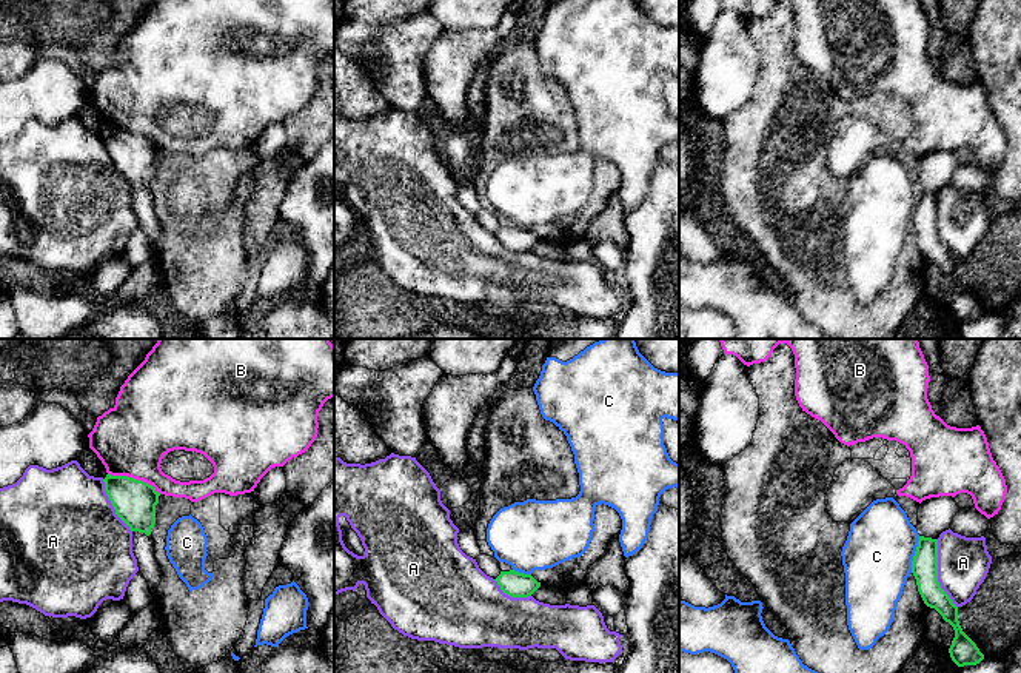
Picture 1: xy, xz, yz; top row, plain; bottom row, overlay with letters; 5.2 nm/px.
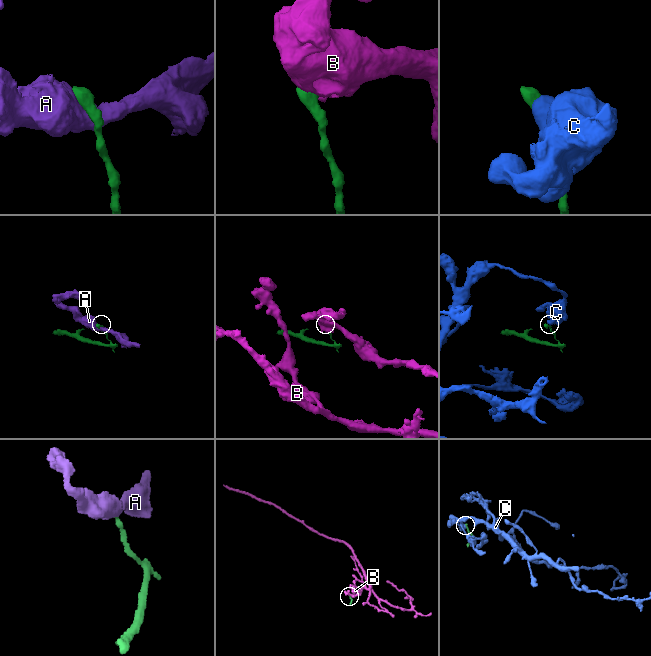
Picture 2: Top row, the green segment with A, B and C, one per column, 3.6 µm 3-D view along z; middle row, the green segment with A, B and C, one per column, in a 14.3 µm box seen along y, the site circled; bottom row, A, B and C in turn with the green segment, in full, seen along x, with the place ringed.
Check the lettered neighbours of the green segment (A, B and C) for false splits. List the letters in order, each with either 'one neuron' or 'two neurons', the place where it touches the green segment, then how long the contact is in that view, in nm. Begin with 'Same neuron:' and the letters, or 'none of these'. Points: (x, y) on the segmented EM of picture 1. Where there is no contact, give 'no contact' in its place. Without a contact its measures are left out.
Same neuron: none of these
A: two neurons; contact yz (937, 573); length 380 nm
B: two neurons; contact xy (134, 479); length 300 nm
C: two neurons; contact yz (915, 555); length 200 nm

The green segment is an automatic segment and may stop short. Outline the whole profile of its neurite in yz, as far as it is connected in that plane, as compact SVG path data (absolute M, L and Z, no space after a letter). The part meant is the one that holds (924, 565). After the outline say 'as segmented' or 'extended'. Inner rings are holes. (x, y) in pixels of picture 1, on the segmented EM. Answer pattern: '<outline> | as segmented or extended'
M919 536L912 561L912 573L924 604L935 608L955 630L949 648L952 661L958 667L976 665L984 659L976 644L962 631L958 621L958 607L938 582L938 541Z | as segmented

